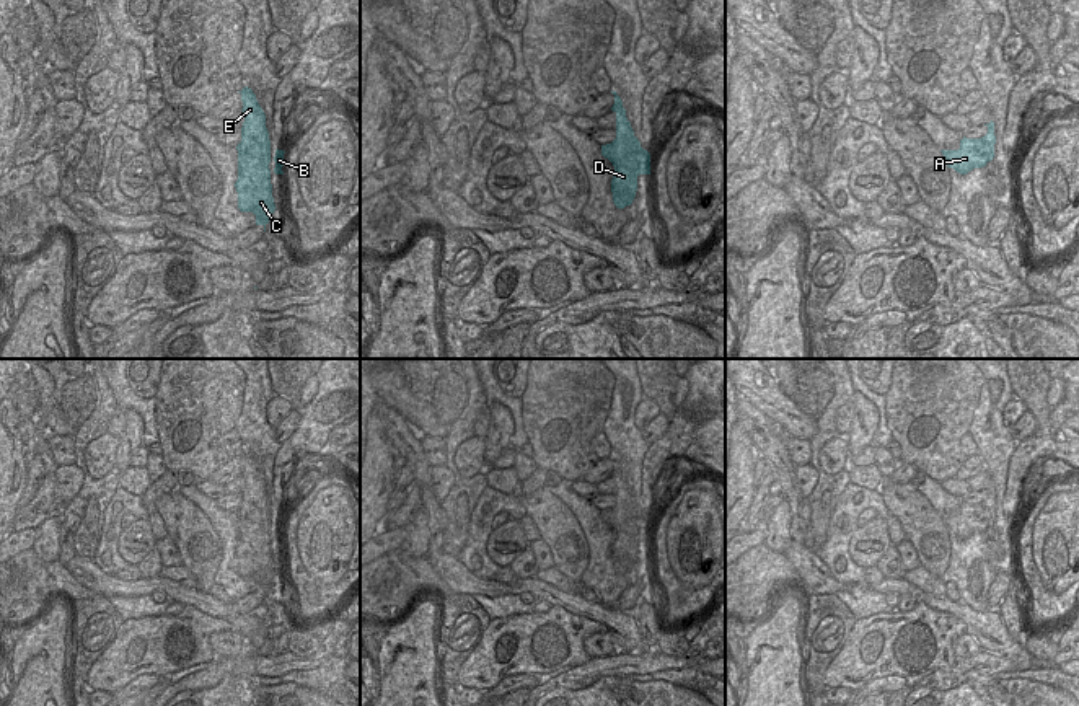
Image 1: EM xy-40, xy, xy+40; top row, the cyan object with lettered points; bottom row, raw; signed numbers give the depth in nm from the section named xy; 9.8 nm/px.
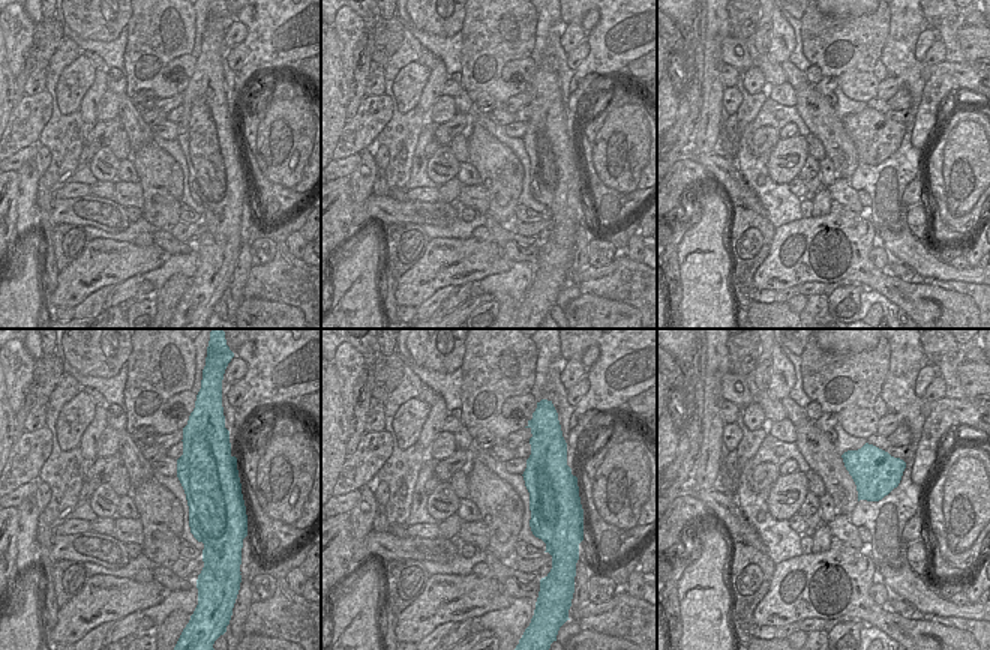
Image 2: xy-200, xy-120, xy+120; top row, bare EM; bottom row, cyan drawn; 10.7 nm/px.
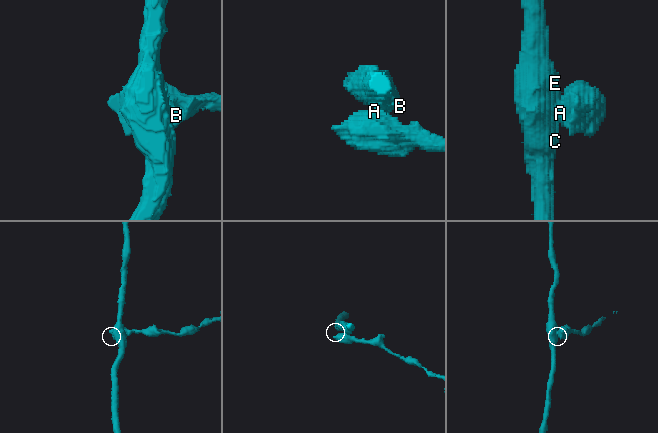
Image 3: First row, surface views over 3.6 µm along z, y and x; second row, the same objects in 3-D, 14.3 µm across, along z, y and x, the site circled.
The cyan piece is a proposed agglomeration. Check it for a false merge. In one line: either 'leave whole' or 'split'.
split

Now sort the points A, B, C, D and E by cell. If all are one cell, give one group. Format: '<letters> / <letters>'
A / B C D E

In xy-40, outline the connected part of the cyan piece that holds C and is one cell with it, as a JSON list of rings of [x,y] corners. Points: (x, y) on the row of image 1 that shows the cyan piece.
[[[251,88],[241,91],[244,122],[241,127],[241,142],[238,150],[238,179],[235,183],[238,192],[238,209],[253,212],[256,225],[266,225],[275,210],[272,197],[271,173],[284,174],[284,150],[275,150],[271,157],[271,140],[266,127],[266,114],[259,106]]]

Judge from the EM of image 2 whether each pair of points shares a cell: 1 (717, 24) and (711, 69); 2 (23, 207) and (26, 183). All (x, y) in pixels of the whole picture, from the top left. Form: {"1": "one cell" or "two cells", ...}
{"1": "one cell", "2": "one cell"}

